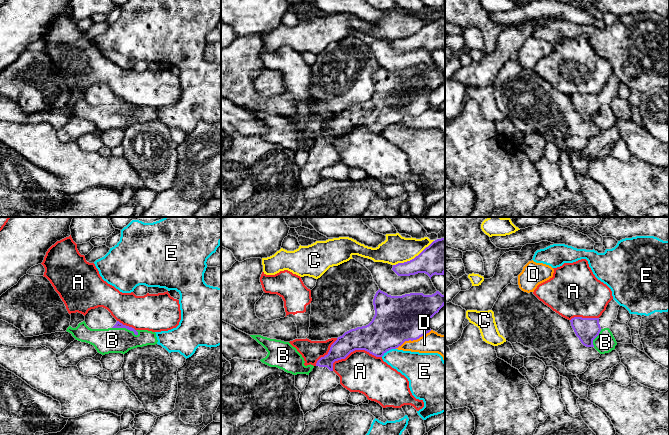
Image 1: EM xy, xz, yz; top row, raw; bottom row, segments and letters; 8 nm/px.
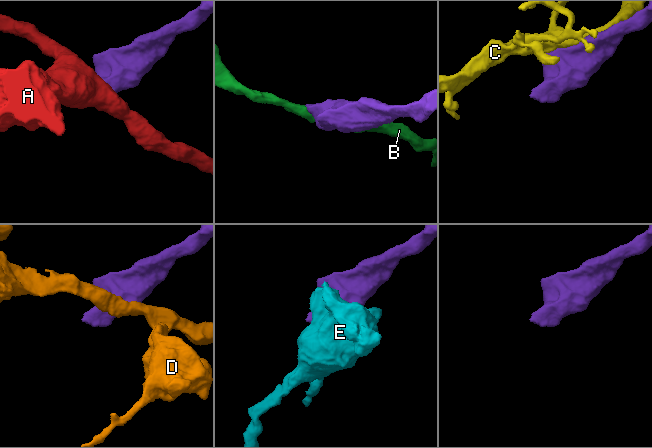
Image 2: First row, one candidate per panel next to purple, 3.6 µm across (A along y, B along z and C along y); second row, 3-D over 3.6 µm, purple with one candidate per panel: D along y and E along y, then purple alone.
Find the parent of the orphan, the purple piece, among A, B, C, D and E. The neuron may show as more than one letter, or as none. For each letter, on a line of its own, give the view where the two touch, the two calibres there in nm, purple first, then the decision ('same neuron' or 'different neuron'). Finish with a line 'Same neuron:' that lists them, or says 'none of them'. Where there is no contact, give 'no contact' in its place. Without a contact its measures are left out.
A: xz | 280/320 nm | different neuron
B: xy | 50/200 nm | different neuron
C: xz | 280/220 nm | different neuron
D: xz | 380/170 nm | different neuron
E: xz | 360/220 nm | different neuron
Same neuron: none of them

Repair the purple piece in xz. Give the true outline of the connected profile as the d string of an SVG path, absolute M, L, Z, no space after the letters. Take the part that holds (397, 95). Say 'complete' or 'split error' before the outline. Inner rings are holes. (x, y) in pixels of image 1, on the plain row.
split error | M436 67L432 71L410 69L391 72L376 68L372 97L362 103L345 108L331 121L327 131L321 133L309 149L309 157L301 168L299 180L304 191L322 177L321 171L335 164L335 137L345 135L355 126L365 126L376 133L396 125L405 117L417 116L431 107L429 95L445 81L445 71Z

